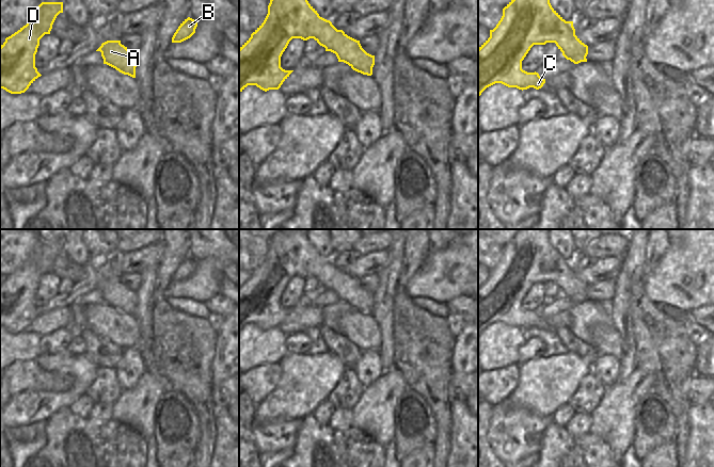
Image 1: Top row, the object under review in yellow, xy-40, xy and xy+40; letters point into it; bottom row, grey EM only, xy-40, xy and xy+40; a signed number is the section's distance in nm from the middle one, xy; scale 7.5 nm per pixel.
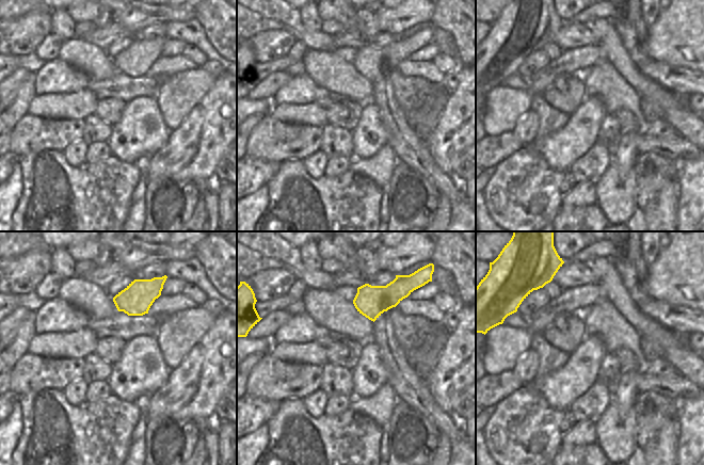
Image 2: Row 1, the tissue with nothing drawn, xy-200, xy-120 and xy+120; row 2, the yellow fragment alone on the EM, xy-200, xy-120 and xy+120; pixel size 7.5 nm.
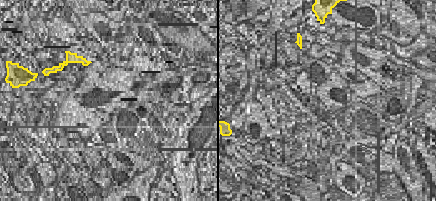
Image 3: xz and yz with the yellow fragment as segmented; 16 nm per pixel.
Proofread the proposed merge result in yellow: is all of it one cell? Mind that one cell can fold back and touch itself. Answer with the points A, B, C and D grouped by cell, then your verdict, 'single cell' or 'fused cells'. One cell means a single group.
A B C D; single cell

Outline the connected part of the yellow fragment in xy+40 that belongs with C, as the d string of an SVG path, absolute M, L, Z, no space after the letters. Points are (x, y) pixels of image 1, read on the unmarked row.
M519 229L515 236L503 247L501 259L493 269L490 269L490 276L478 287L478 337L487 326L495 322L522 329L529 326L541 327L545 318L542 318L536 310L527 311L522 308L522 300L534 284L555 281L567 299L574 303L587 301L588 285L575 274L573 260L566 260L552 246L549 231L550 229Z

